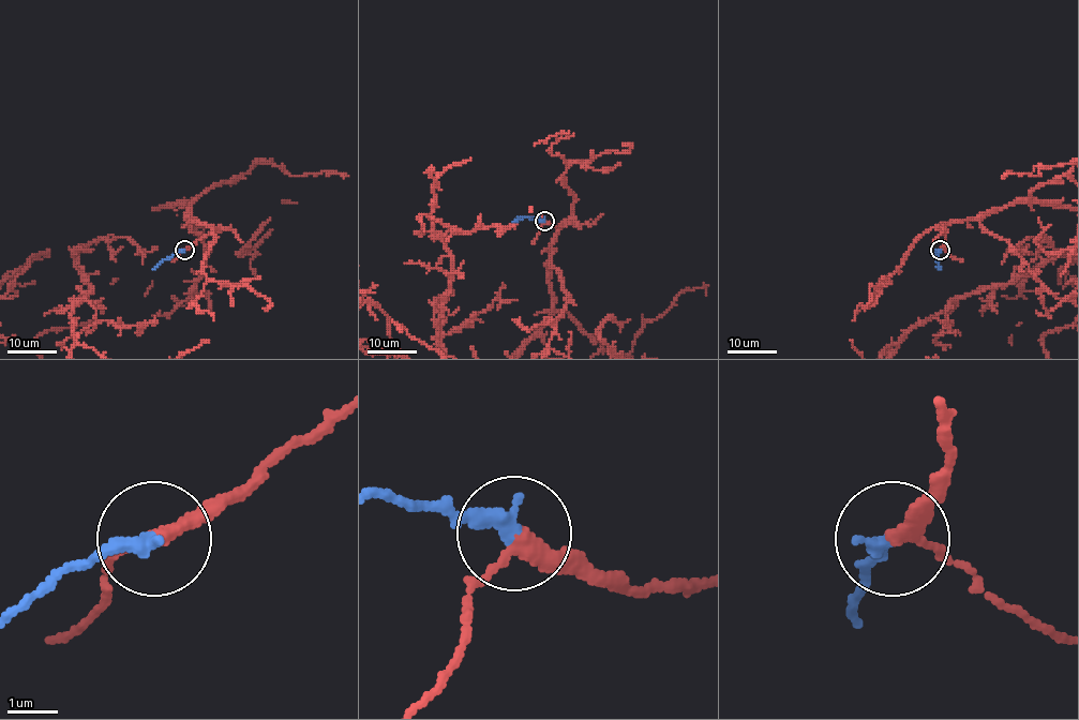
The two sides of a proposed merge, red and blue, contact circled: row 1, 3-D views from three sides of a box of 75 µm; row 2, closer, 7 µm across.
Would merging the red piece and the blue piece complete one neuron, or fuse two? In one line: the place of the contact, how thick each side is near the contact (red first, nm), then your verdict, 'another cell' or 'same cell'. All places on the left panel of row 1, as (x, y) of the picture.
at (184, 250); 240 nm thick on the red side, 340 nm on the other; same cell

